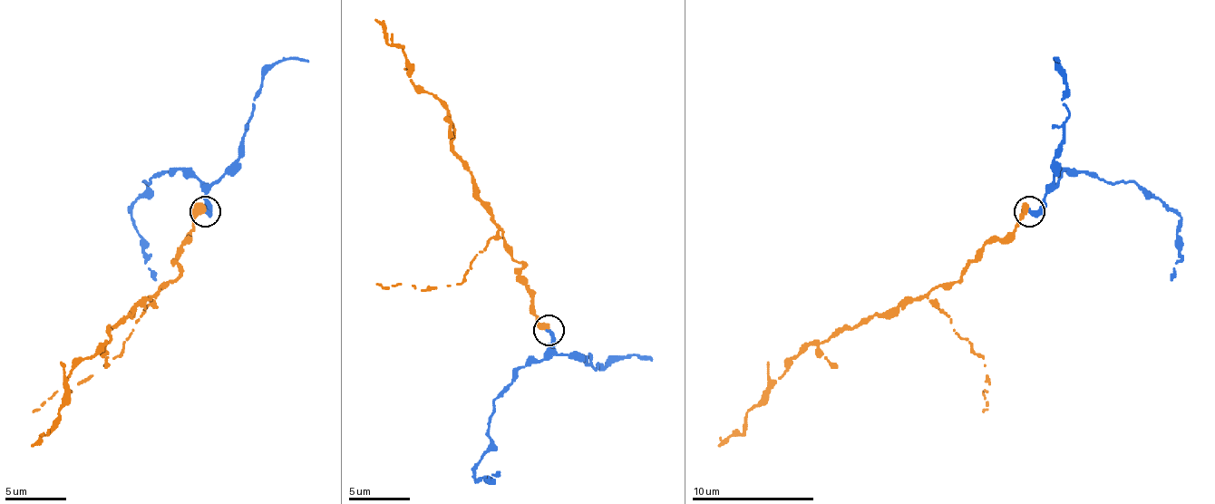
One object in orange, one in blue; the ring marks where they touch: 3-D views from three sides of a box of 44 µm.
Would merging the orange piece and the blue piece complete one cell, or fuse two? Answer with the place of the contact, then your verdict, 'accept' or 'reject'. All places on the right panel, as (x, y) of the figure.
(1029, 211) | accept

